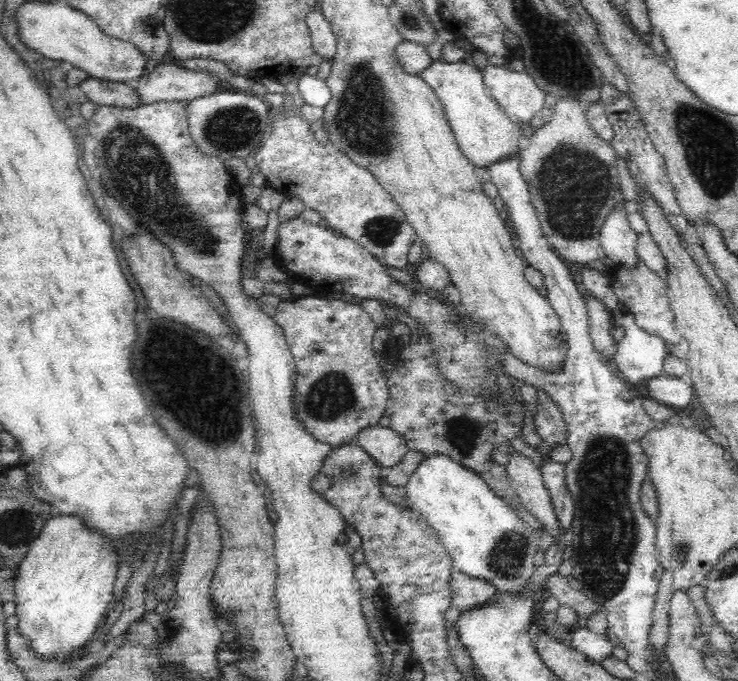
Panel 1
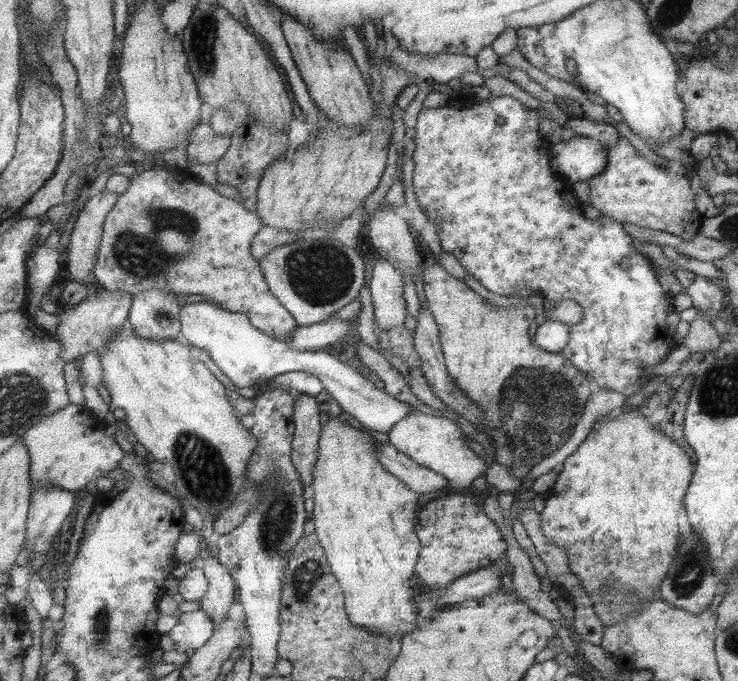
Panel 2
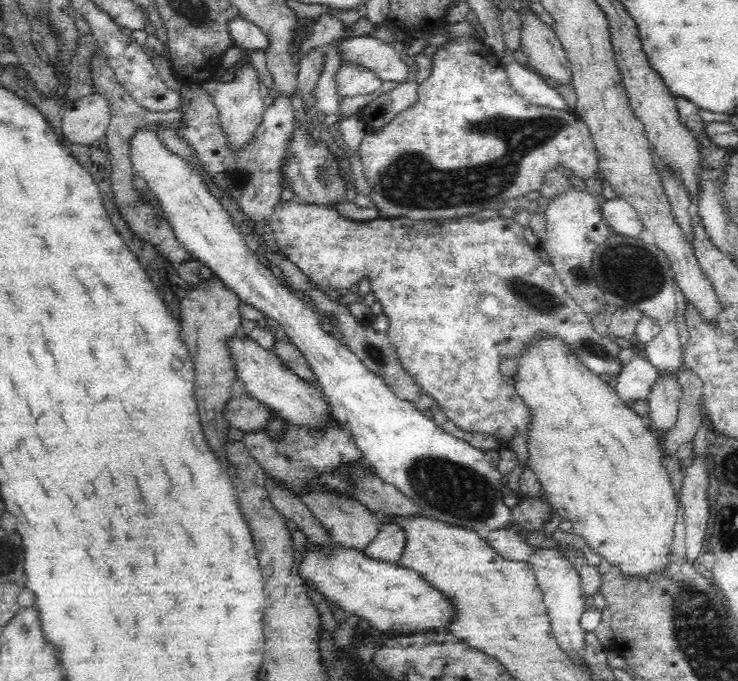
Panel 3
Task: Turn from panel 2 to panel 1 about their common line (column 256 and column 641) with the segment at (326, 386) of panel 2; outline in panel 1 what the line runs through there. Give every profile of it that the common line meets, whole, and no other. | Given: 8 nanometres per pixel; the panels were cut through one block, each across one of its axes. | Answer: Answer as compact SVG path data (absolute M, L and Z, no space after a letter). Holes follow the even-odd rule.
M622 308L614 309L611 314L612 322L621 323L625 330L622 340L616 343L613 356L621 378L627 384L640 384L662 375L665 357L670 352L665 342L658 336L642 331L634 323L634 317Z

